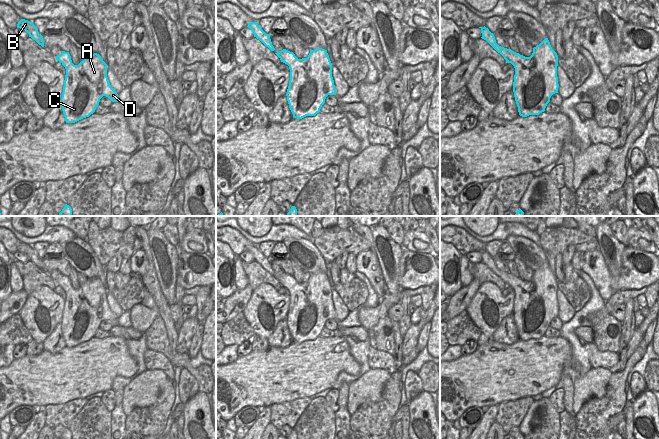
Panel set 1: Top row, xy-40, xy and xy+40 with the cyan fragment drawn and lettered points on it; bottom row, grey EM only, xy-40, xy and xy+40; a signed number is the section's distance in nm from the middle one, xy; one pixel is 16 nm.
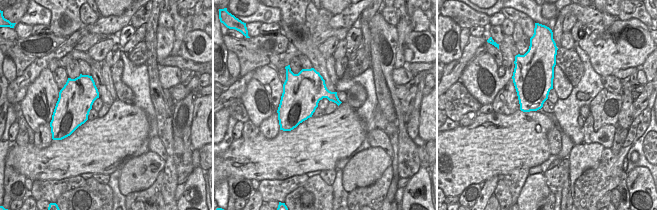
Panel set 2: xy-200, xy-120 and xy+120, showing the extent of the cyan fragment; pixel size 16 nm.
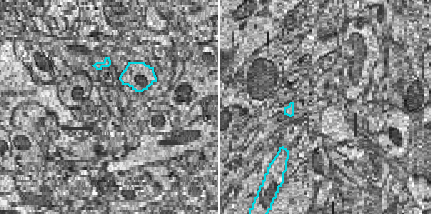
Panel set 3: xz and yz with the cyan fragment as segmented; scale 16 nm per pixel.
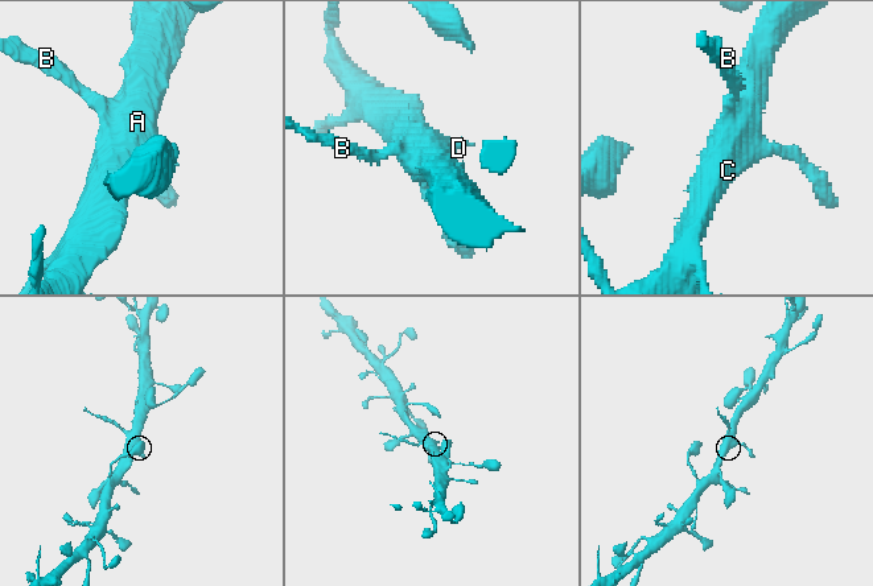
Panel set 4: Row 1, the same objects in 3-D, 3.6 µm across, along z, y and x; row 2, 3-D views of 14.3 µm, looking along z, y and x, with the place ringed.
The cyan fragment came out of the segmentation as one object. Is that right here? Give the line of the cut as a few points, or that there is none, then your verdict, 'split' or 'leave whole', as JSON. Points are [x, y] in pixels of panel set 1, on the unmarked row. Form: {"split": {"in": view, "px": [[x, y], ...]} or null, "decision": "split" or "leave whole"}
{"split": {"in": "xy+40", "px": [[509, 273], [509, 277], [504, 282]]}, "decision": "split"}

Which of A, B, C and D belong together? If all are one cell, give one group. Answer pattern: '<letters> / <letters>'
A C D / B

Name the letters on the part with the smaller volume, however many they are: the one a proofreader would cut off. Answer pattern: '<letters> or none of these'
B

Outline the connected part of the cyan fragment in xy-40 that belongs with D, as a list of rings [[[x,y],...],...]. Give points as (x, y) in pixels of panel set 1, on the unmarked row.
[[[62,275],[56,284],[66,293],[61,321],[66,347],[89,341],[103,320],[112,326],[119,326],[118,318],[107,301],[107,288],[99,278],[87,279],[78,289],[74,289],[69,276]]]

